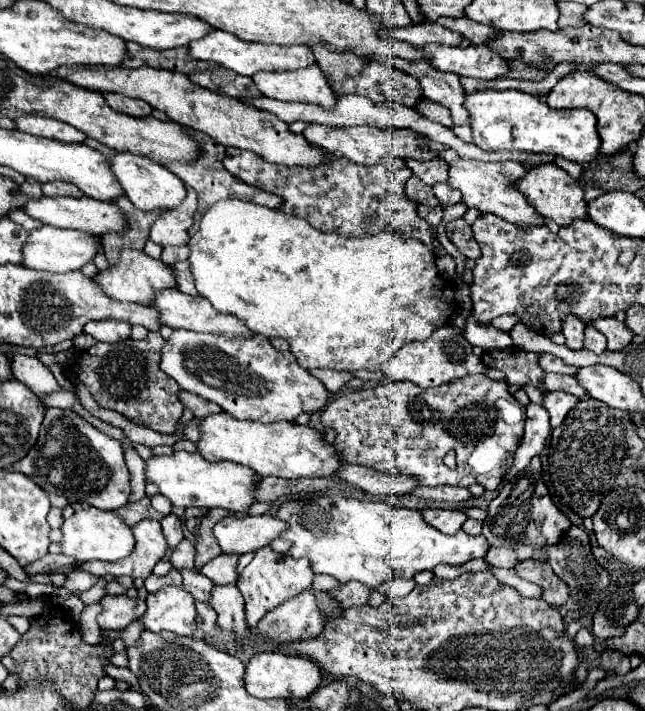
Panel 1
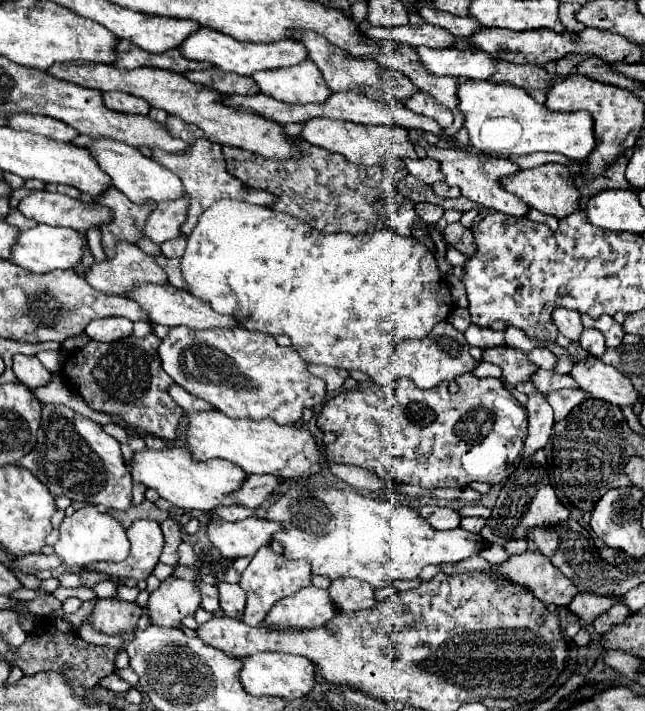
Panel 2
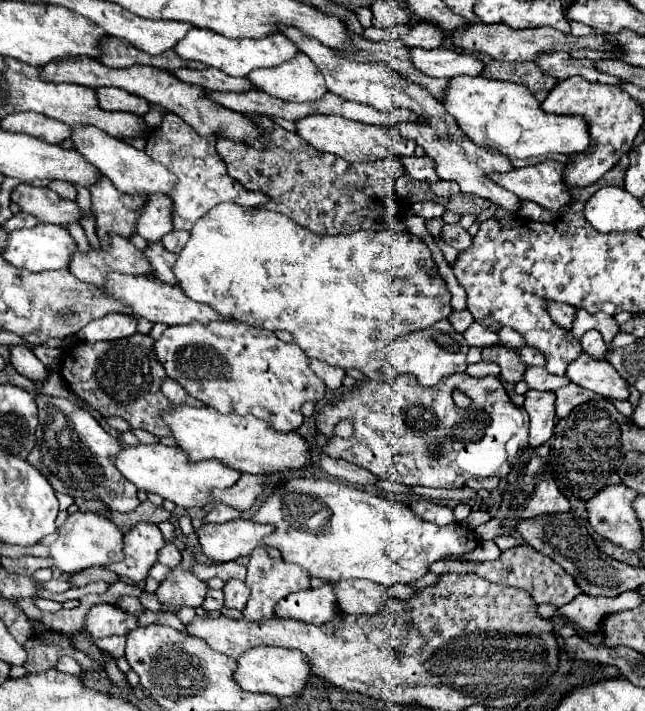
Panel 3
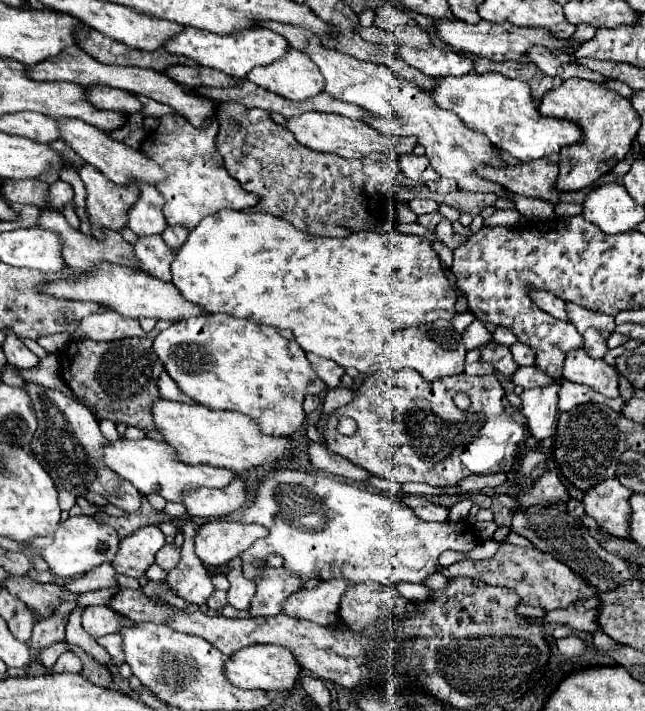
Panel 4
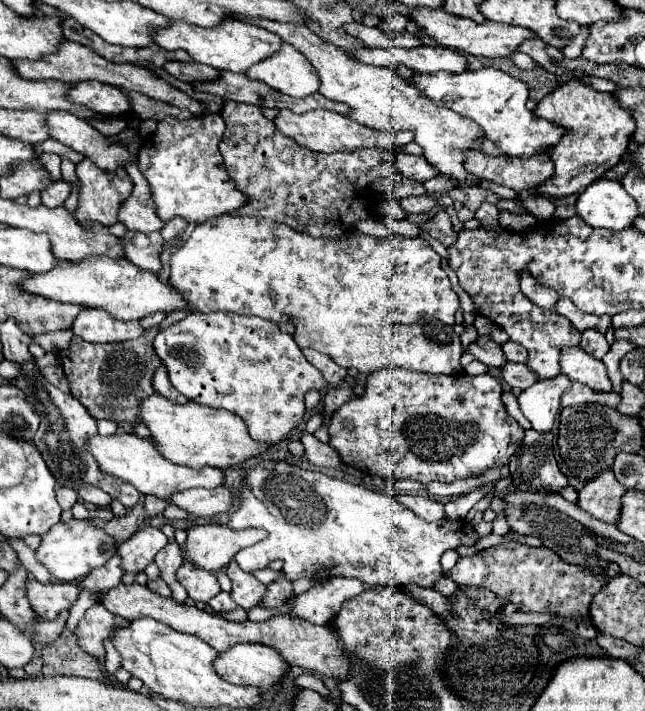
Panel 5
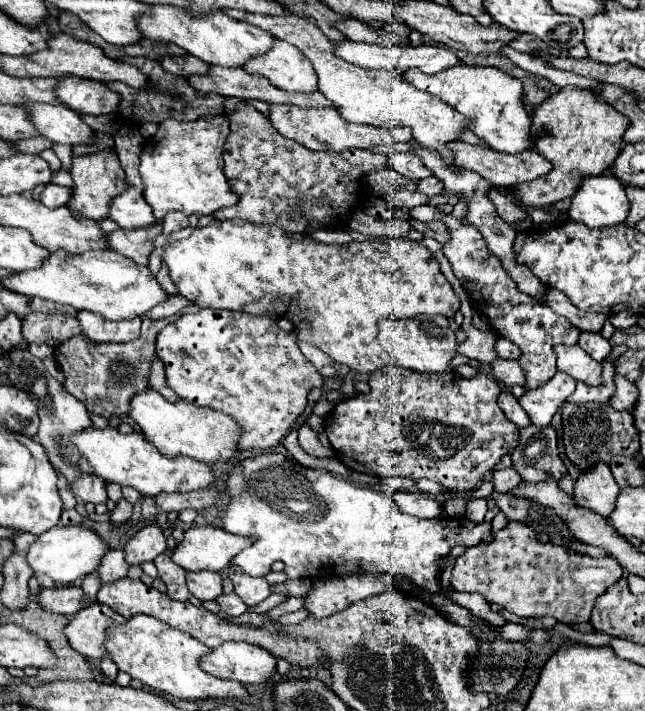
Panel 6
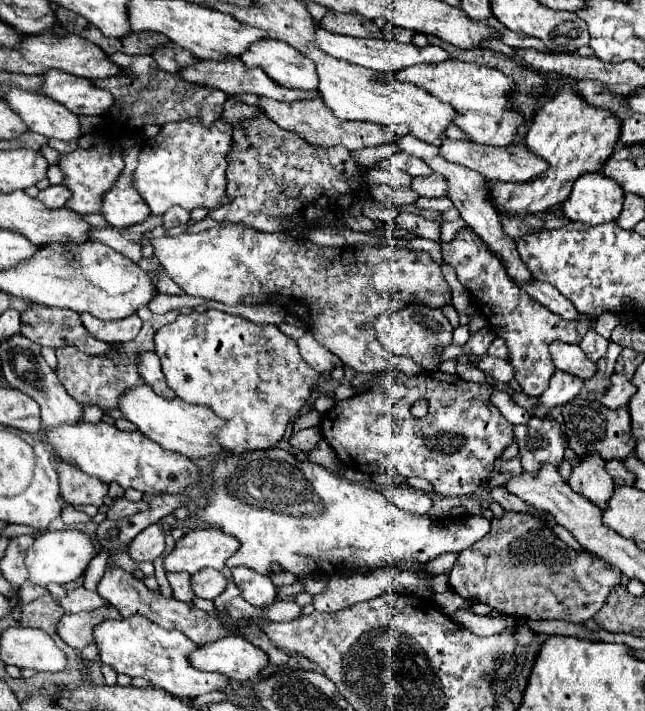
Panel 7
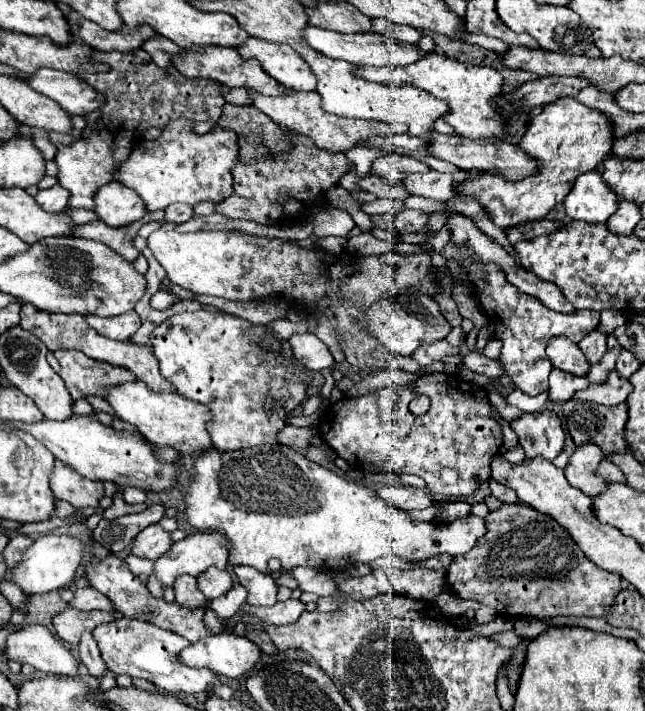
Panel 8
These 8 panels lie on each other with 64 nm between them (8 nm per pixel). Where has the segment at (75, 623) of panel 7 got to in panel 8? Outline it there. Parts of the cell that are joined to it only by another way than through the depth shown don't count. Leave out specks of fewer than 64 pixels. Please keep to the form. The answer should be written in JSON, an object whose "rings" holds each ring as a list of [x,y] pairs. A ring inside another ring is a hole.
{"rings":[[[68,606],[64,612],[56,614],[52,618],[52,624],[58,632],[58,636],[70,644],[78,644],[80,642],[80,636],[84,632],[84,628],[88,630],[94,630],[98,624],[102,622],[108,622],[112,620],[114,614],[106,614],[106,612],[100,612],[100,610],[90,610],[90,612],[82,612],[78,608],[72,608]]]}

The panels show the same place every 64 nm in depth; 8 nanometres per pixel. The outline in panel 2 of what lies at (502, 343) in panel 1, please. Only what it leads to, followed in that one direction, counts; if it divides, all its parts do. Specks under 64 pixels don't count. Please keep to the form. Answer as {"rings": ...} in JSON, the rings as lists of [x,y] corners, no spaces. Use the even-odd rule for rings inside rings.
{"rings":[[[470,324],[468,330],[464,332],[466,340],[470,346],[478,348],[494,348],[494,346],[504,346],[504,332],[494,332],[492,328],[482,328],[476,324]]]}

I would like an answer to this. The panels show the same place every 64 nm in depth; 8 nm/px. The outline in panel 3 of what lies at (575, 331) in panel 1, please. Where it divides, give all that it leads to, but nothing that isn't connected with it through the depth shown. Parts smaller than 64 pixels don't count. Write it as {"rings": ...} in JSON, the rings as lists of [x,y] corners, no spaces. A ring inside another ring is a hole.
{"rings":[[[546,300],[546,310],[550,314],[550,318],[554,322],[558,322],[562,328],[572,328],[572,320],[576,314],[576,308],[570,304],[562,304],[562,302],[554,302],[554,300]]]}

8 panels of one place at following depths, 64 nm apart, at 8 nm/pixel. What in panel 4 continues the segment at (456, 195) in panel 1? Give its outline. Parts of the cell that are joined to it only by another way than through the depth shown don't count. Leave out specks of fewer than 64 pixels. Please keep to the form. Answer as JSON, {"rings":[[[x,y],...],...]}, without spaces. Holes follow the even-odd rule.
{"rings":[[[438,178],[438,180],[434,180],[434,182],[428,182],[426,186],[428,186],[428,190],[432,190],[432,192],[452,192],[452,190],[458,188],[456,182],[450,180],[450,178]]]}

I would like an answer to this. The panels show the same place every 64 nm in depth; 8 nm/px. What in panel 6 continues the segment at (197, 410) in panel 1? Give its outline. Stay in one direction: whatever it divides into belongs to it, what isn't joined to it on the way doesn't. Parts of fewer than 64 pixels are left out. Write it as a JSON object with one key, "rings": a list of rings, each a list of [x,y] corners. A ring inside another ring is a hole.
{"rings":[[[154,358],[154,360],[150,362],[150,376],[148,376],[148,382],[150,382],[150,388],[156,390],[158,394],[162,394],[166,400],[170,400],[170,402],[176,402],[176,400],[178,400],[176,392],[174,392],[172,388],[168,388],[168,384],[166,384],[164,366],[162,366],[162,362],[160,362],[158,358]]]}

